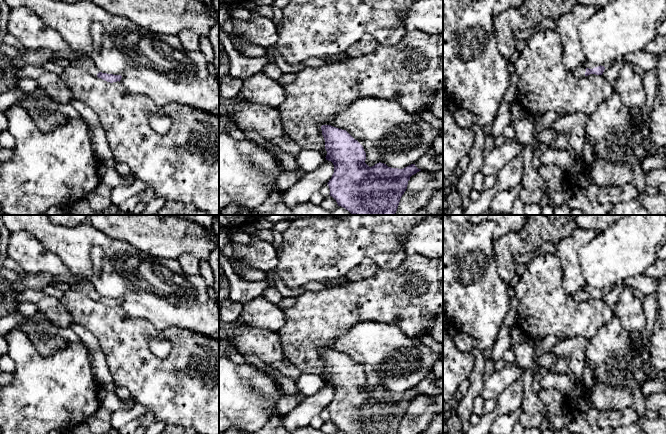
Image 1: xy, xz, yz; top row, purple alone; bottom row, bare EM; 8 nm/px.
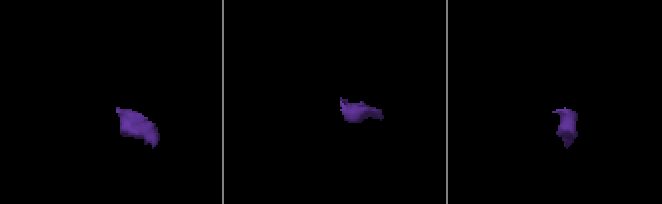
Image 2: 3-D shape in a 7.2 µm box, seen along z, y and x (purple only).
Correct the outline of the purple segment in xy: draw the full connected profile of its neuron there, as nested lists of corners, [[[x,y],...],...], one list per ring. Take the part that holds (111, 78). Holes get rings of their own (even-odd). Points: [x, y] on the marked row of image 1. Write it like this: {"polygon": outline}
{"polygon": [[[82,56],[79,59],[76,60],[68,60],[70,65],[75,66],[75,67],[80,67],[83,70],[87,71],[89,74],[91,74],[94,77],[101,78],[107,82],[113,83],[121,80],[122,76],[121,75],[113,75],[113,74],[107,74],[107,73],[102,73],[100,72],[93,61],[87,57],[87,56]]]}

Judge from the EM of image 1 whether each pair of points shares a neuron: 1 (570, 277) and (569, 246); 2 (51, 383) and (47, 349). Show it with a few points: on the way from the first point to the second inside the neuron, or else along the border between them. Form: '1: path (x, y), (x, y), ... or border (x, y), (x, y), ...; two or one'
1: path (570, 269), (569, 254); one
2: border (30, 340), (43, 355), (52, 355), (68, 343); two

